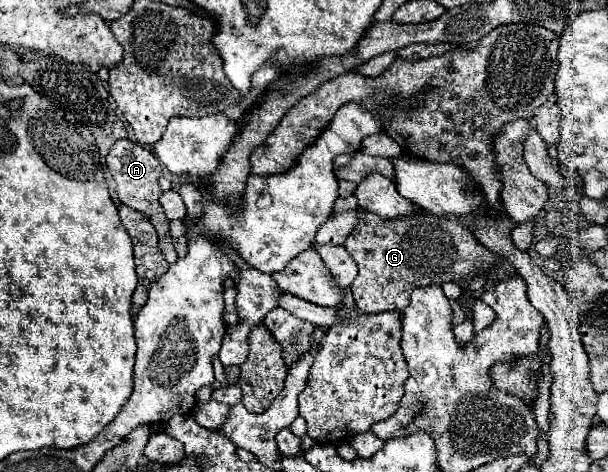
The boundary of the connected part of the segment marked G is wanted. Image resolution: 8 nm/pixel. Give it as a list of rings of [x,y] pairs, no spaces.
[[[364,211],[354,229],[356,233],[344,243],[358,265],[358,275],[350,287],[356,307],[368,315],[382,311],[402,313],[416,287],[460,281],[470,273],[494,269],[498,259],[464,225],[462,217],[436,217],[426,211],[396,219],[382,219]]]

